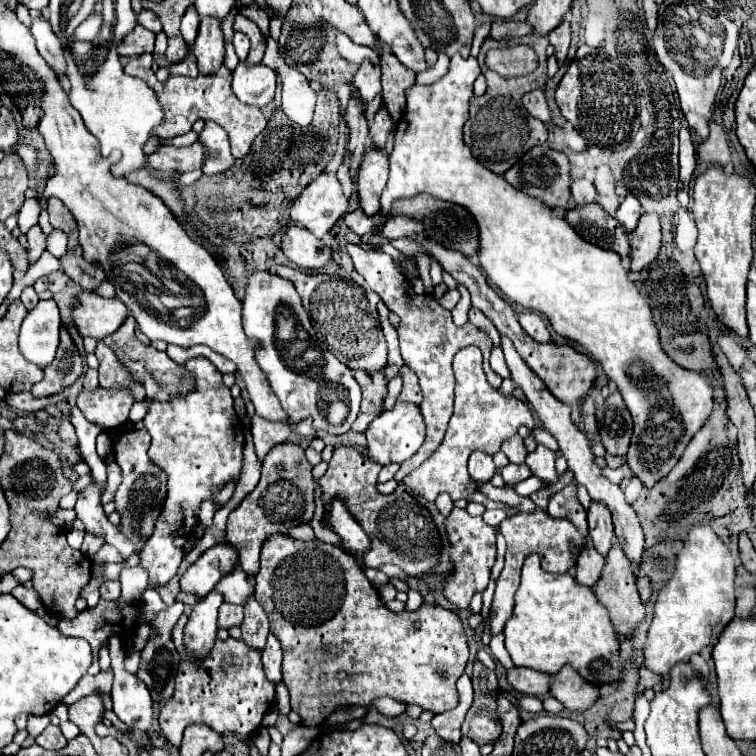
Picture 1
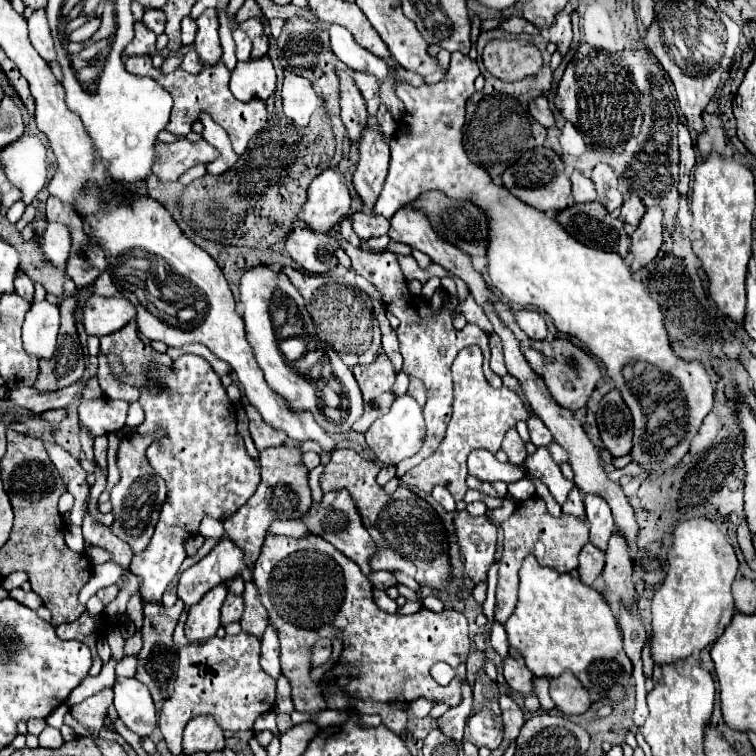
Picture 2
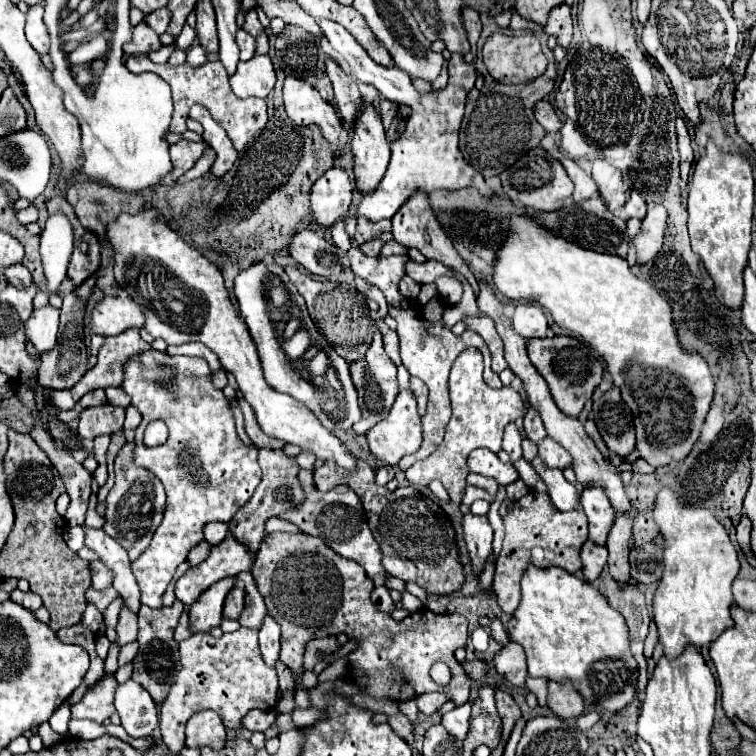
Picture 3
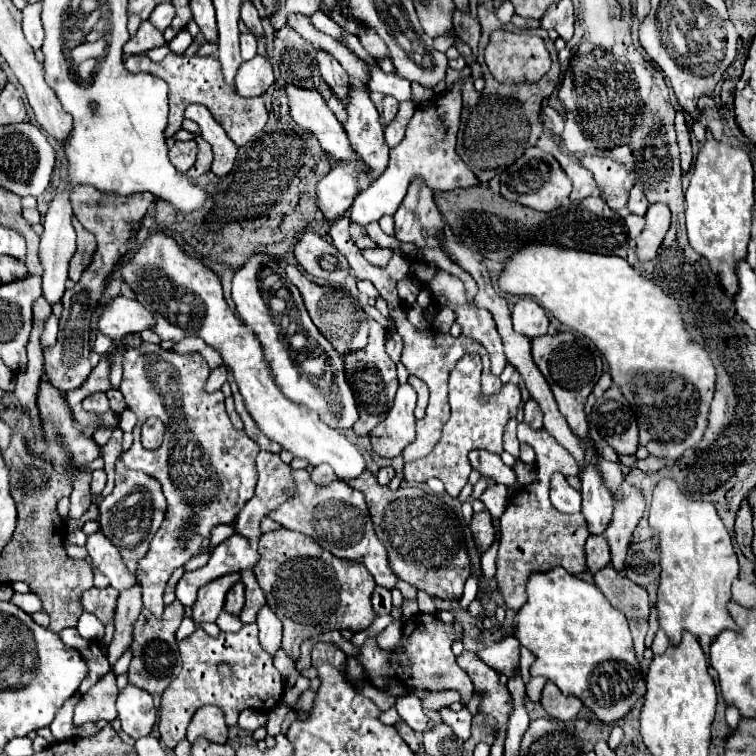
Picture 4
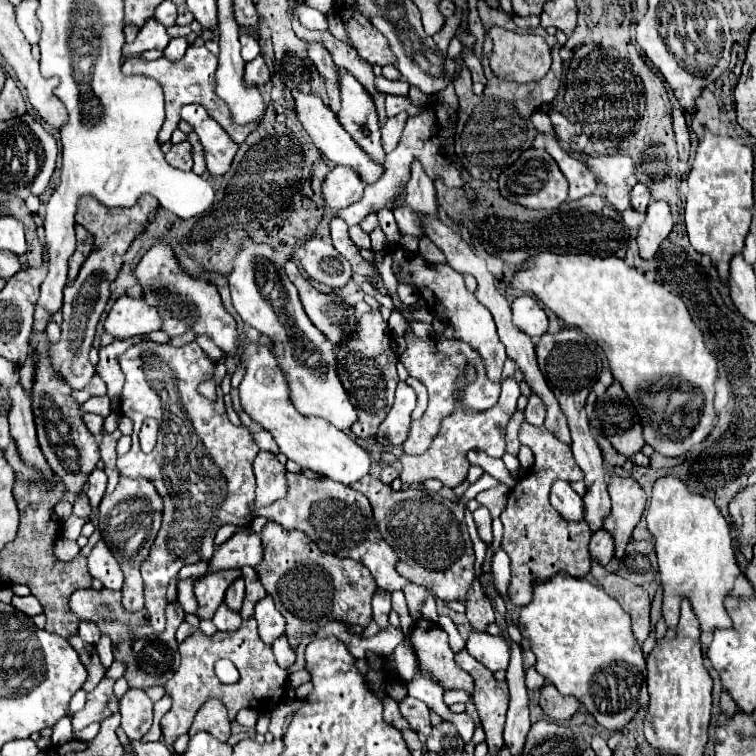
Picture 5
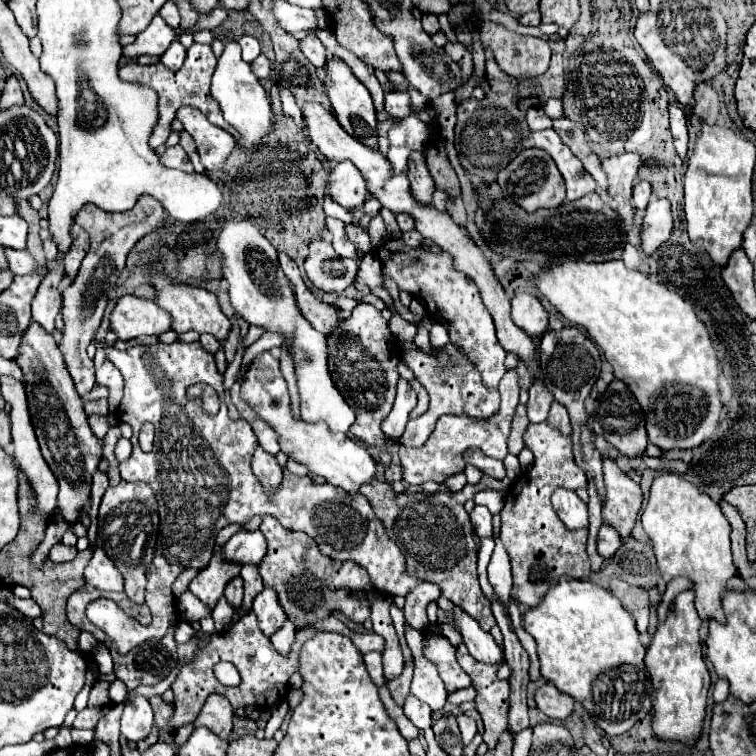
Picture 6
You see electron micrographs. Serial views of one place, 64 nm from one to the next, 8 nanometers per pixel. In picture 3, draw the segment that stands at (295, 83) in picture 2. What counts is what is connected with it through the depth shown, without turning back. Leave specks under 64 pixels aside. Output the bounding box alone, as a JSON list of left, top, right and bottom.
[284,78,346,154]

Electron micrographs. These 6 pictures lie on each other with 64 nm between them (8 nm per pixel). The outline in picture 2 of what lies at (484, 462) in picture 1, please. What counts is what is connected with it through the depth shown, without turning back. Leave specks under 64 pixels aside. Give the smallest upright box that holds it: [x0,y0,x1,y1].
[468,450,524,484]

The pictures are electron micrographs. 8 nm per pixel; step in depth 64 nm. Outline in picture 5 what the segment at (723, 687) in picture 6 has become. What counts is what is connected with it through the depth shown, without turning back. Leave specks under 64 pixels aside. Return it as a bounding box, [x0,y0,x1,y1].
[720,690,738,716]

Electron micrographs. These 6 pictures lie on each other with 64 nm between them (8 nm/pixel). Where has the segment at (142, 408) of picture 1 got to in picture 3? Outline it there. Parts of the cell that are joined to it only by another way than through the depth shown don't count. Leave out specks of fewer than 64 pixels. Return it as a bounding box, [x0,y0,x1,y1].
[124,406,142,430]

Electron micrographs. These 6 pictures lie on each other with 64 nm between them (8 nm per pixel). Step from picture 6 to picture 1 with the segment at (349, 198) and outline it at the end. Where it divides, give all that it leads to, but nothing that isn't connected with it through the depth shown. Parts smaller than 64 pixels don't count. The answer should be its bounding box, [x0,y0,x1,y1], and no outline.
[290,172,348,238]

